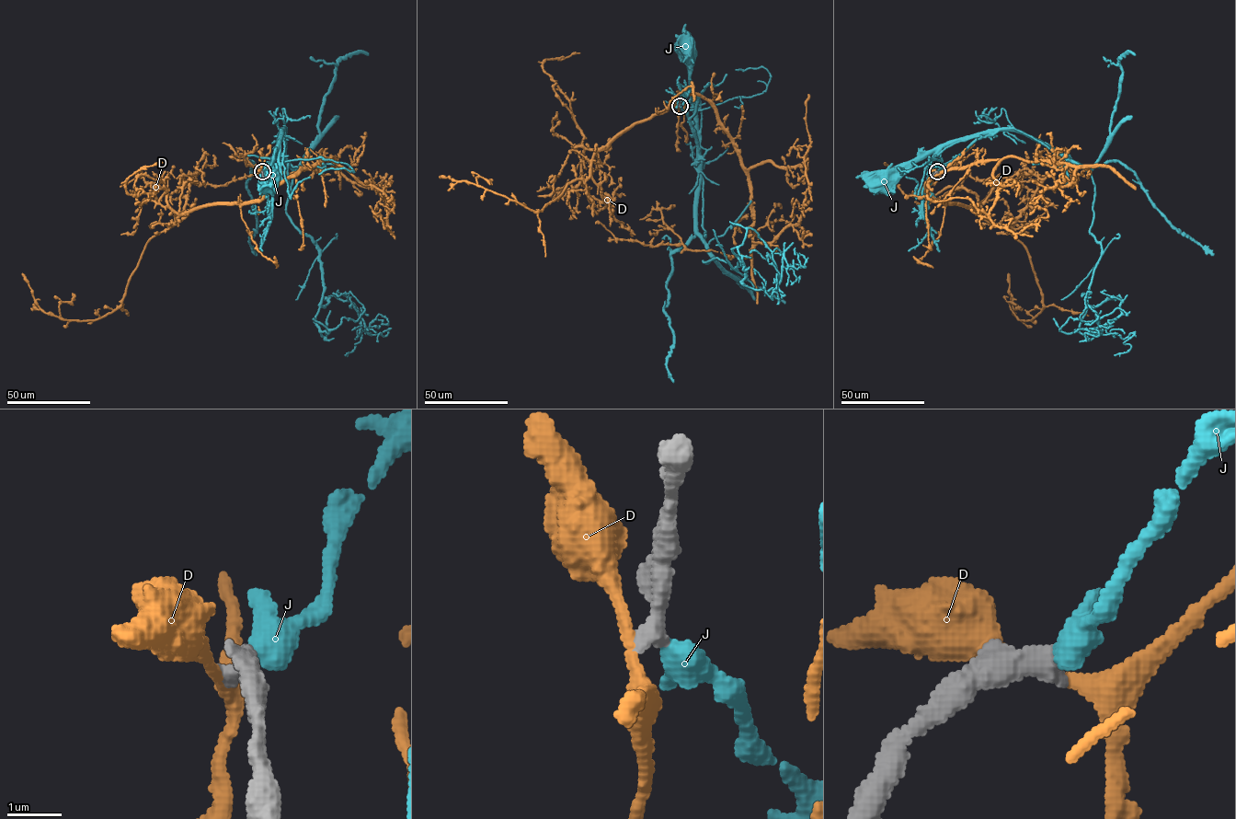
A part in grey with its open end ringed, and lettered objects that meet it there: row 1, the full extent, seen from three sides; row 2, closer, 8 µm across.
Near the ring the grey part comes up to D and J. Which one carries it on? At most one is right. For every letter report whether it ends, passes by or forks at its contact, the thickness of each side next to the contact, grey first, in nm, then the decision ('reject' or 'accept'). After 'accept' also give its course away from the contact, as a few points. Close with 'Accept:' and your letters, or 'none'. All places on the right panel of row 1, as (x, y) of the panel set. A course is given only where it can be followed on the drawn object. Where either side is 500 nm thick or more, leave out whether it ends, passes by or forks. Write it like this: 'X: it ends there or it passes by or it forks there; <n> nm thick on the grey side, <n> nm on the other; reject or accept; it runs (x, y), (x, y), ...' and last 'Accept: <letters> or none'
D: it passes by; 440 nm thick on the grey side, 220 nm on the other; reject
J: it passes by; 460 nm thick on the grey side, 400 nm on the other; accept; it runs (937, 171), (980, 135), (951, 141), (921, 152), (889, 172), (882, 182)
Accept: J

